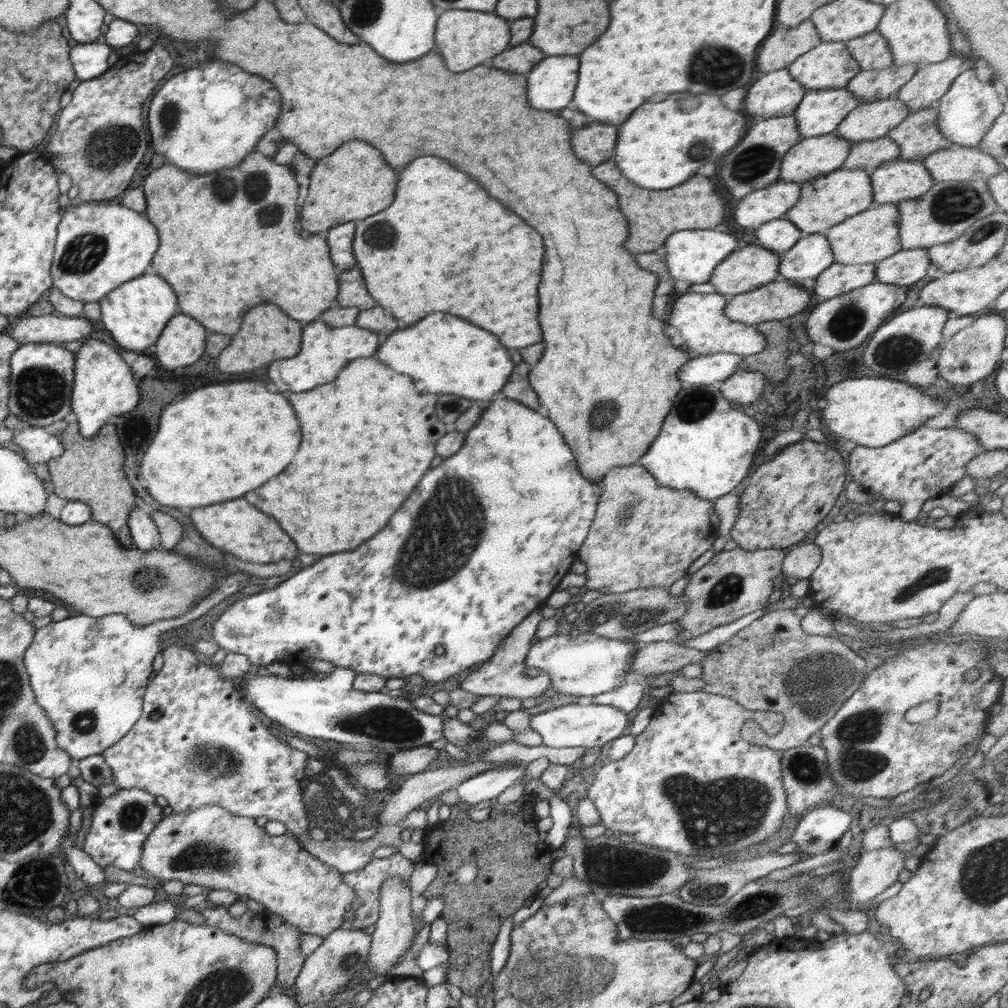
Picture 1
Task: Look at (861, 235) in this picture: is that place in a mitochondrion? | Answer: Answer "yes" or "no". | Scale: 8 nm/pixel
no

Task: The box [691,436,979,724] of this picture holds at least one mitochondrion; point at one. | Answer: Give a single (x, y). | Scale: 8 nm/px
(728, 589)

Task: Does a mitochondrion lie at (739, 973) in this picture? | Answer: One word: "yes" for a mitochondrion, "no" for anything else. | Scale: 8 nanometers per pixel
no

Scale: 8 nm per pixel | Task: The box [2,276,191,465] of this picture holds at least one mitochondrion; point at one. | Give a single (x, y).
(41, 391)

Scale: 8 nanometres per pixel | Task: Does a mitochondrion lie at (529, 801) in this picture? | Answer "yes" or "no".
no

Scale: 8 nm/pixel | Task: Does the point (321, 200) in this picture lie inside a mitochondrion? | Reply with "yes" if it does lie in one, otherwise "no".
no

